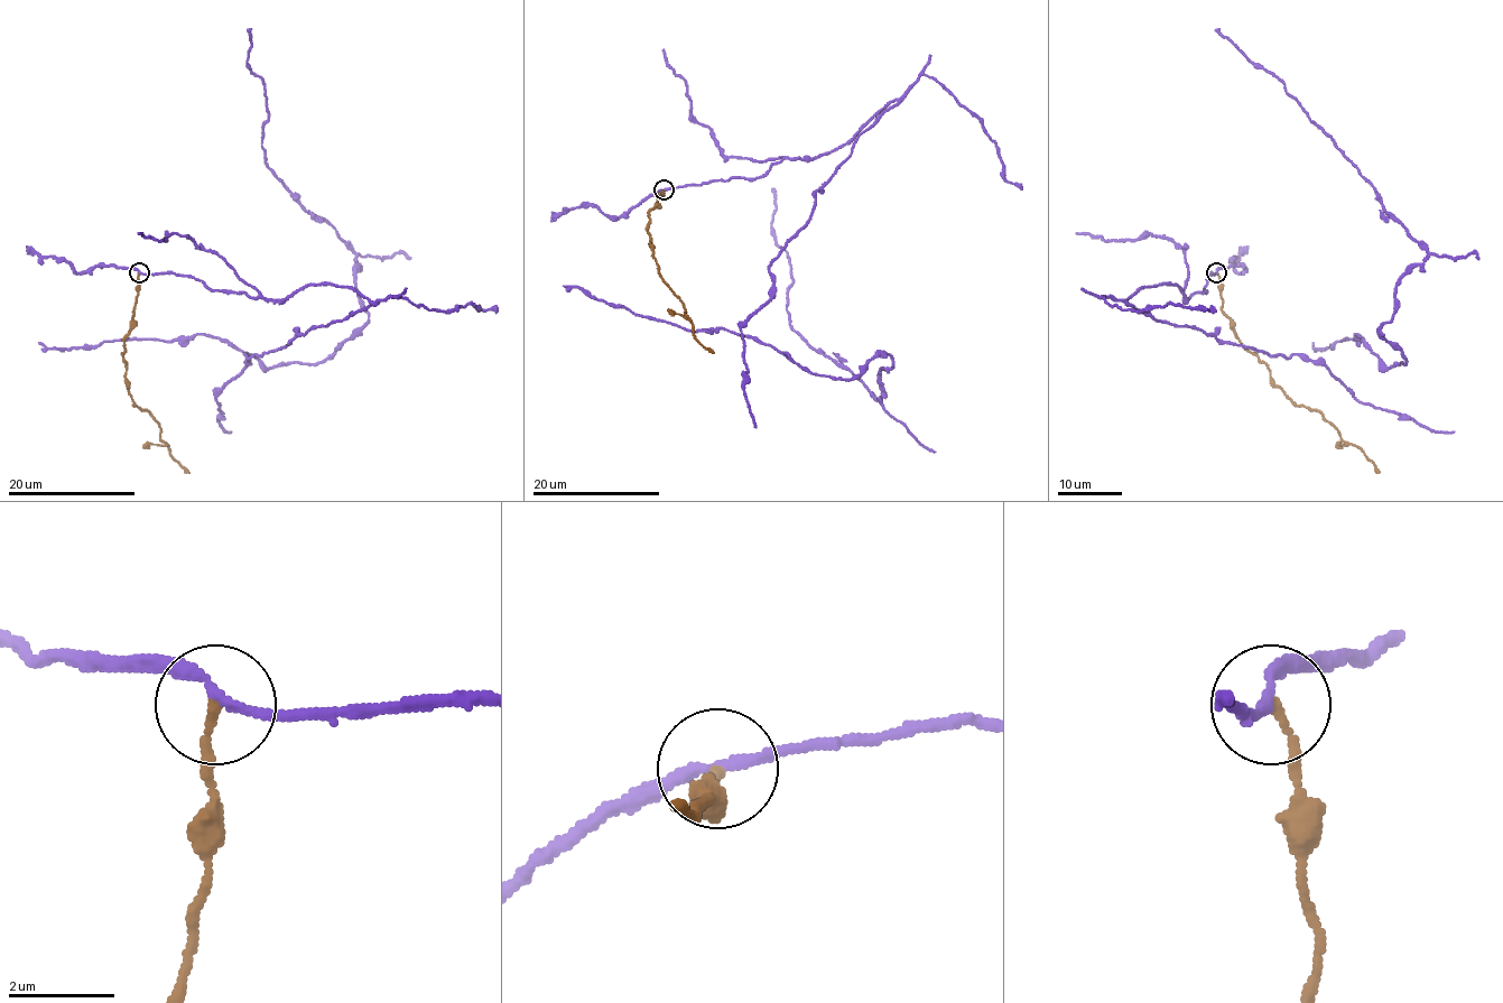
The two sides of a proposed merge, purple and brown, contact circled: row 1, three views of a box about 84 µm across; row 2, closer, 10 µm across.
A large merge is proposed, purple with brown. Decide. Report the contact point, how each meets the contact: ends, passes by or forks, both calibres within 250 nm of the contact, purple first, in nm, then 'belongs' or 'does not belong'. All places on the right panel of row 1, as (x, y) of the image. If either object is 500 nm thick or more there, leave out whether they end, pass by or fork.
(1216, 272) | purple passes by | brown ends | 170/160 nm | does not belong

